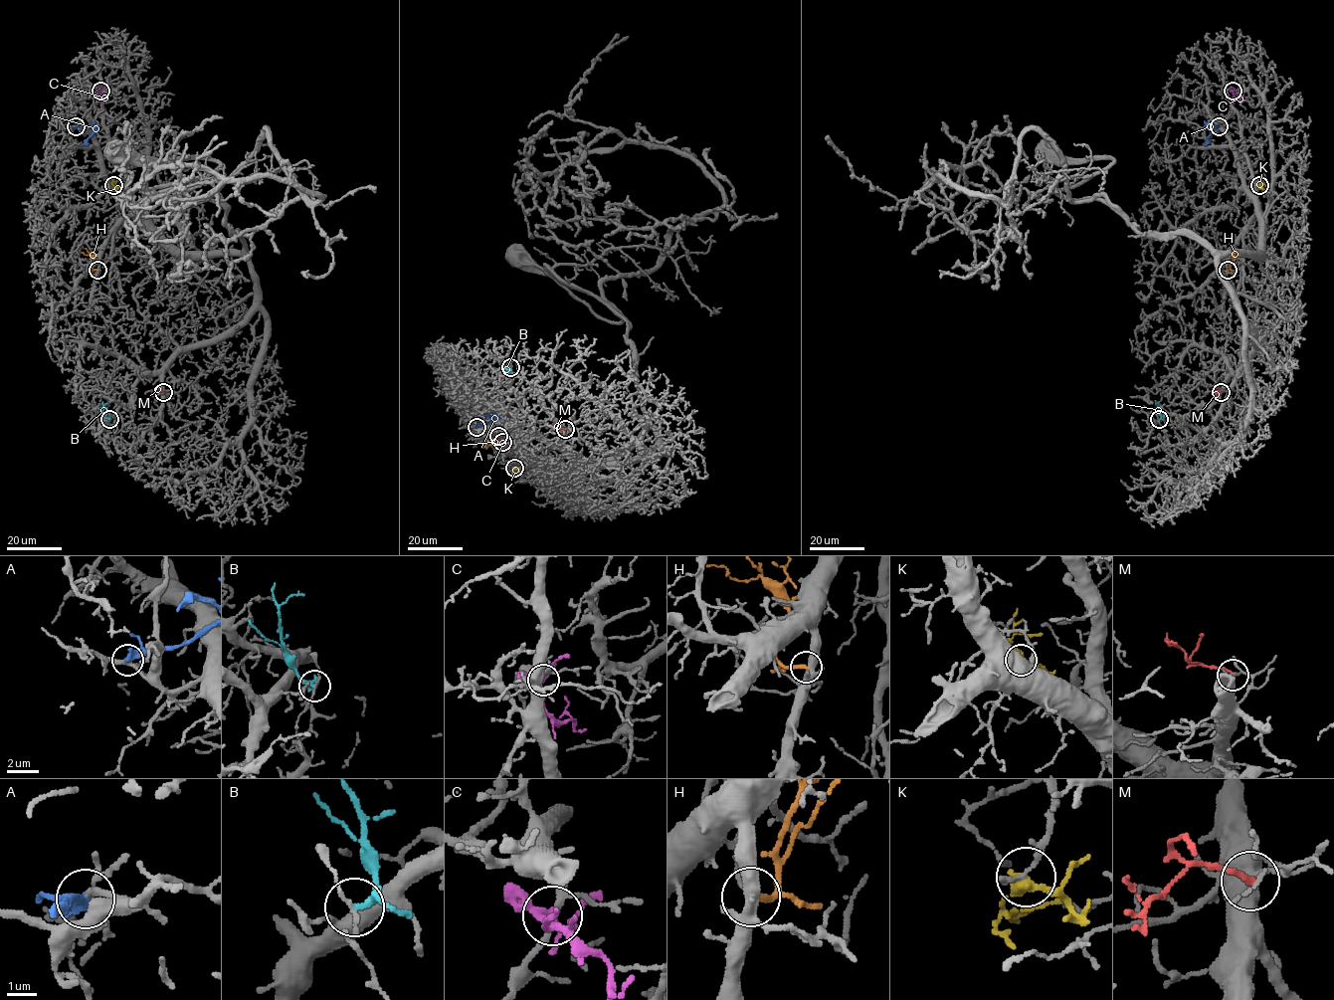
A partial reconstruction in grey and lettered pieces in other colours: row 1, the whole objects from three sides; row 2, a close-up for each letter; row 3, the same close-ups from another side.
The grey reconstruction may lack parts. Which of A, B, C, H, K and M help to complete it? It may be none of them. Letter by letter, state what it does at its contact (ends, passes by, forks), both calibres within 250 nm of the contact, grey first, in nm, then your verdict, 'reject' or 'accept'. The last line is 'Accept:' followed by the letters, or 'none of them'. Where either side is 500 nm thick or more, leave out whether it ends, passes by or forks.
A: it passes by; calibres 240 and 320 nm; reject
B: it passes by; calibres 90 and 170 nm; reject
C: it forks; calibres 160 and 200 nm; reject
H: it ends; calibres 400 and 200 nm; reject
K: it passes by; calibres 240 and 400 nm; reject
M: it ends; calibres 90 and 200 nm; reject
Accept: none of them

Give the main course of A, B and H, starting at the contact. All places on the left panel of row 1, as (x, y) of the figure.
A: (76, 126), (94, 127), (93, 133), (84, 145)
B: (109, 419), (103, 407), (107, 404)
H: (96, 270), (93, 268), (93, 258), (80, 253)

